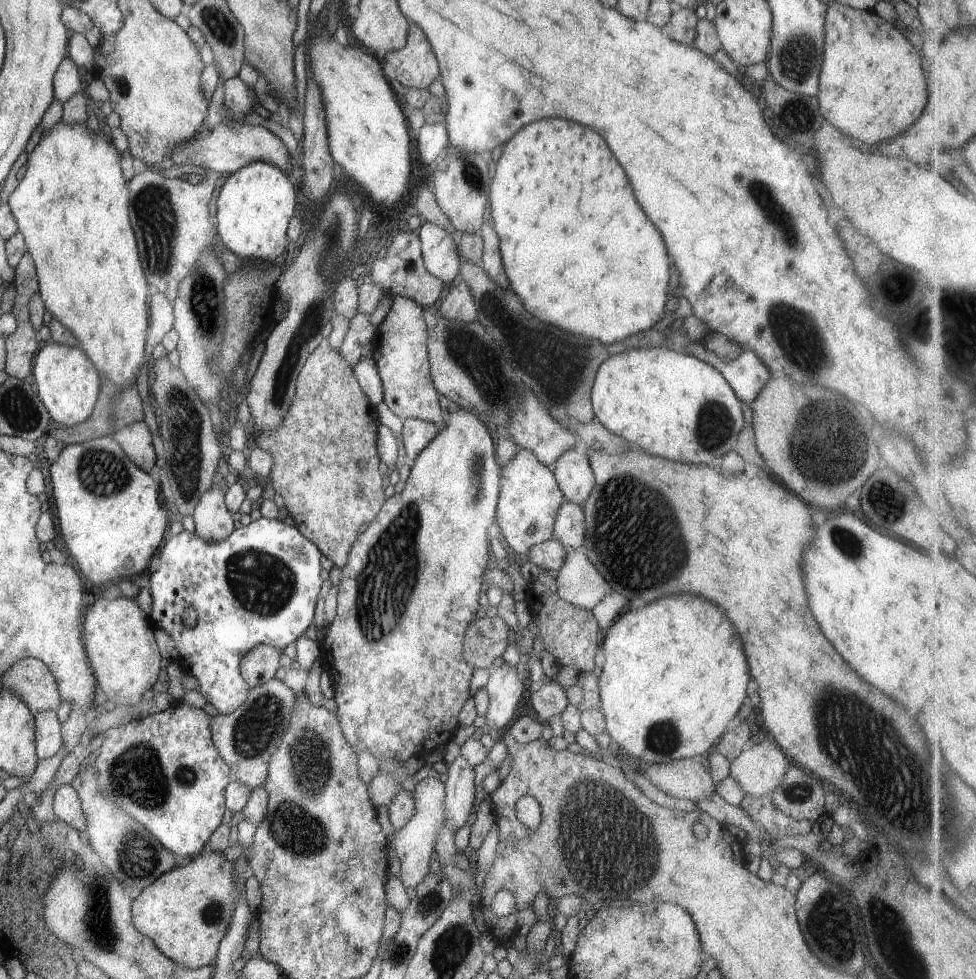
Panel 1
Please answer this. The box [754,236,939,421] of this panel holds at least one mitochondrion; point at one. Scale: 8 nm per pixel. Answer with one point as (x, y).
(793, 330)

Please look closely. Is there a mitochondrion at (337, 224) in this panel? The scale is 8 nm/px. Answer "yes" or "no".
yes

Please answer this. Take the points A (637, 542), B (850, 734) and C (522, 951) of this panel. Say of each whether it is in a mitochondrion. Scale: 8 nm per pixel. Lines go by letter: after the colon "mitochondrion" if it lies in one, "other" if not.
A: mitochondrion
B: mitochondrion
C: other

